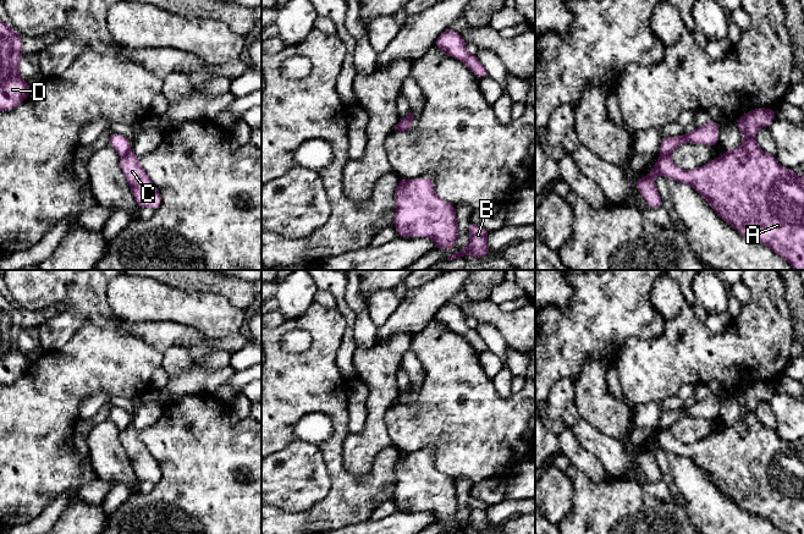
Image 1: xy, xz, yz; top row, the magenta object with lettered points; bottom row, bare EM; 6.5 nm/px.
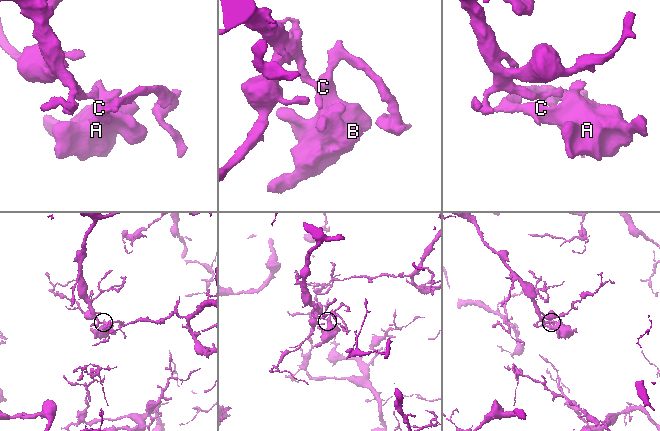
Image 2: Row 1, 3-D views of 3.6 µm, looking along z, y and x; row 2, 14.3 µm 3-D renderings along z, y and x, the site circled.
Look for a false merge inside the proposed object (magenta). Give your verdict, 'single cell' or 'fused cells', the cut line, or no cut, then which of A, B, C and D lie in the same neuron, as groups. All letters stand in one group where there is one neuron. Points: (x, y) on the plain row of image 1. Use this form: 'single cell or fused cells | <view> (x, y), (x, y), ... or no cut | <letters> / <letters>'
fused cells | xy (130, 424), (121, 430) | A B C / D

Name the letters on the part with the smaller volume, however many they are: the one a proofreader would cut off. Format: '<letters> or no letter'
A, B, C

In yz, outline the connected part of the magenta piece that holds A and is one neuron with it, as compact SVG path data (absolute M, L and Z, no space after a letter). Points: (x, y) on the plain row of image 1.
M772 382L750 384L736 395L743 408L743 419L729 422L721 431L694 444L683 444L673 437L671 429L660 429L651 446L635 453L637 463L648 480L656 483L662 480L655 458L656 448L687 457L742 510L767 519L784 534L804 534L804 458L799 457L799 450L793 444L781 440L776 430L765 426L755 414L759 403L769 401L775 391L776 384Z

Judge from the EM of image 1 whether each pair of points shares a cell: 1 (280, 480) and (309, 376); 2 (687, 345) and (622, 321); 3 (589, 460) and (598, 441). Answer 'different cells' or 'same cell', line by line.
1: different cells
2: different cells
3: different cells

